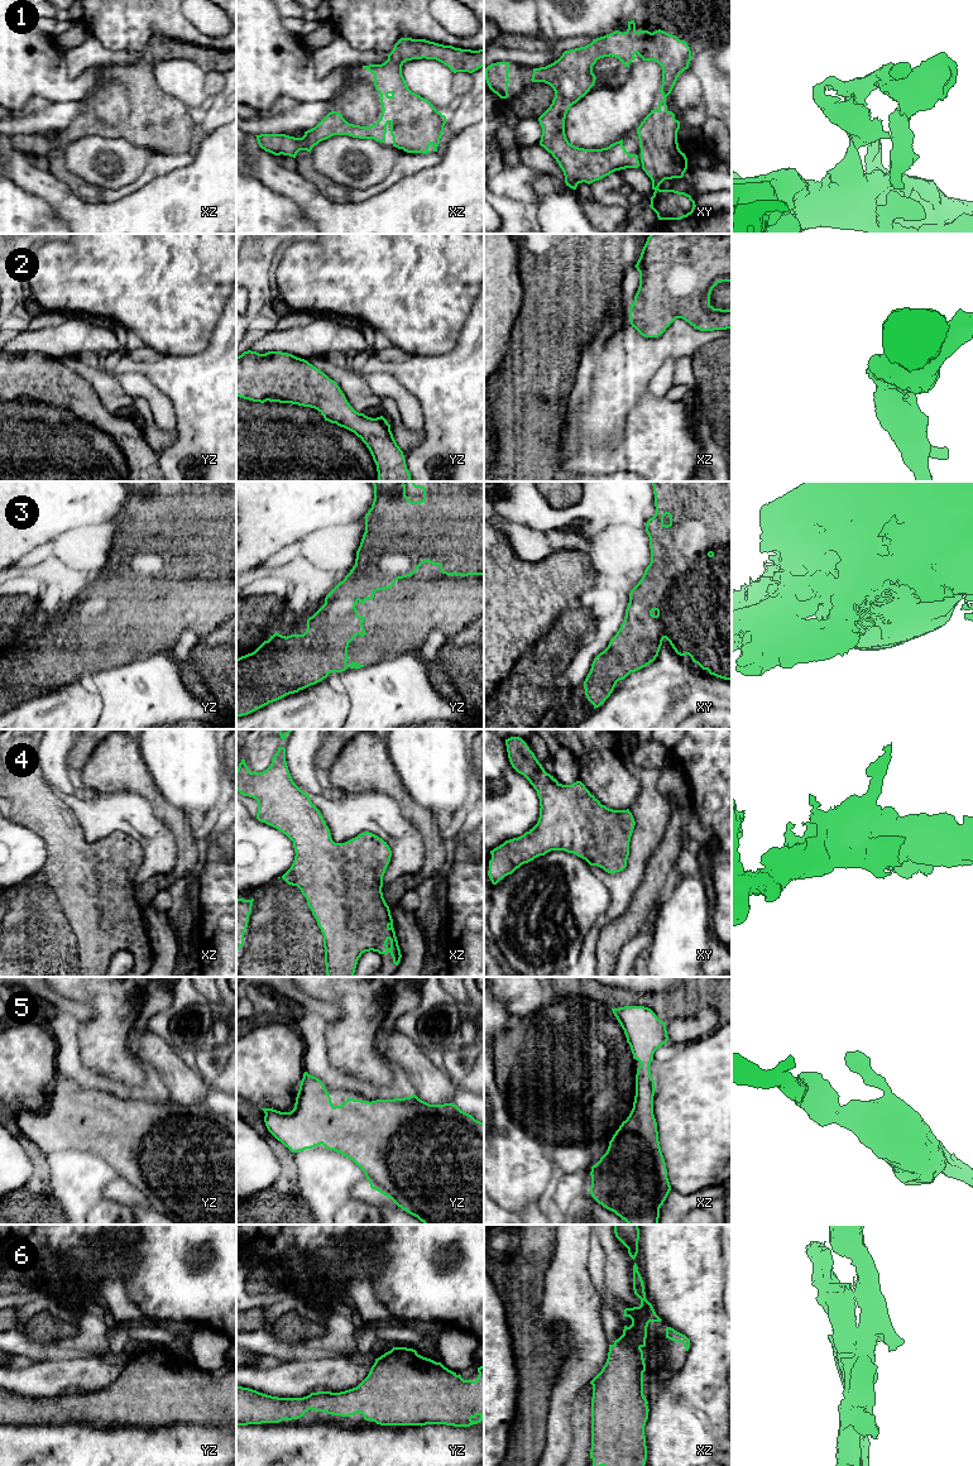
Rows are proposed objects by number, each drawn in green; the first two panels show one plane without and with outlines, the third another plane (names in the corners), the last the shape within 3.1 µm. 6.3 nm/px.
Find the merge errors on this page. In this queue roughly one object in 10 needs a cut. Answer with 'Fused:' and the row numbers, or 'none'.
Fused: none

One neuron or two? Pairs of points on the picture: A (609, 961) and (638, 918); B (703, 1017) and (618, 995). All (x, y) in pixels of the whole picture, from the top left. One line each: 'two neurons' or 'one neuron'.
A: one neuron
B: two neurons

